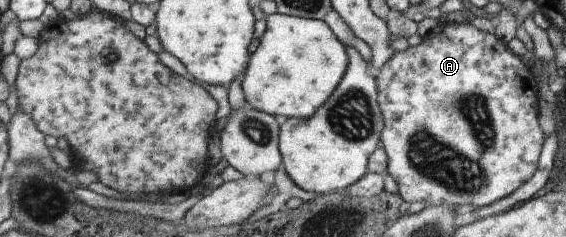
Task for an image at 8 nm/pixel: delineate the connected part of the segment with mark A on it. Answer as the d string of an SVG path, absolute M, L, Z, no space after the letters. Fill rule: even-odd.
M468 22L441 24L440 27L428 33L416 47L408 46L408 49L394 53L388 59L388 63L384 63L380 67L374 81L376 81L376 91L378 91L378 107L380 107L382 121L384 121L384 127L382 127L378 139L382 143L387 157L386 172L396 182L397 193L404 201L414 203L424 199L424 203L428 203L430 206L442 205L444 202L445 204L472 205L476 208L484 207L484 205L490 205L512 193L520 183L527 181L536 170L543 134L537 119L538 97L535 83L530 69L526 68L518 56L506 47L506 42L495 37L494 34L483 33ZM464 161L474 163L474 167L468 167L474 173L464 173L464 171L468 171L464 167Z

